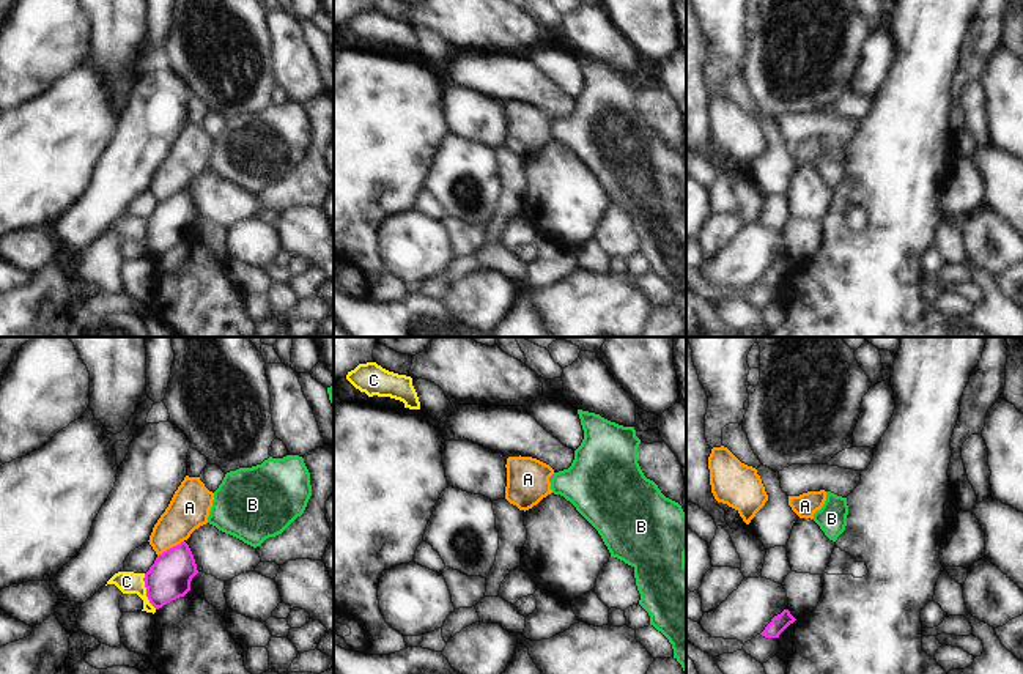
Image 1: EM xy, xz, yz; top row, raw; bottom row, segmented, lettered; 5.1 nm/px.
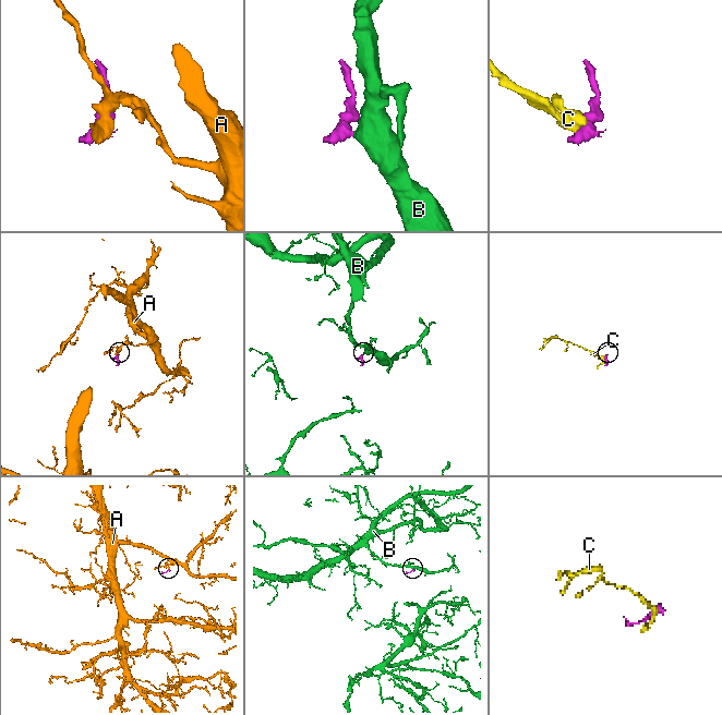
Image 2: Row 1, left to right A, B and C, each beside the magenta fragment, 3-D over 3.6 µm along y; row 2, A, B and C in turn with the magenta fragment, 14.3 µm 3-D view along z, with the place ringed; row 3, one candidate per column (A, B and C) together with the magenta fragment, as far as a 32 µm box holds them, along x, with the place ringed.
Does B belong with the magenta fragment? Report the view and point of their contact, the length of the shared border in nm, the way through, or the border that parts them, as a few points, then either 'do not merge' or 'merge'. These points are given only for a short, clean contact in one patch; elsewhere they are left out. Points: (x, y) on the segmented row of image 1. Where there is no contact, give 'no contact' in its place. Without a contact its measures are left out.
xz (551, 477) | 50 nm | across xz (553, 474), (551, 477), (561, 482), (600, 482) | merge

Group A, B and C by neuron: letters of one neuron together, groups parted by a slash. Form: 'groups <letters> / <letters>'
groups A C / B

